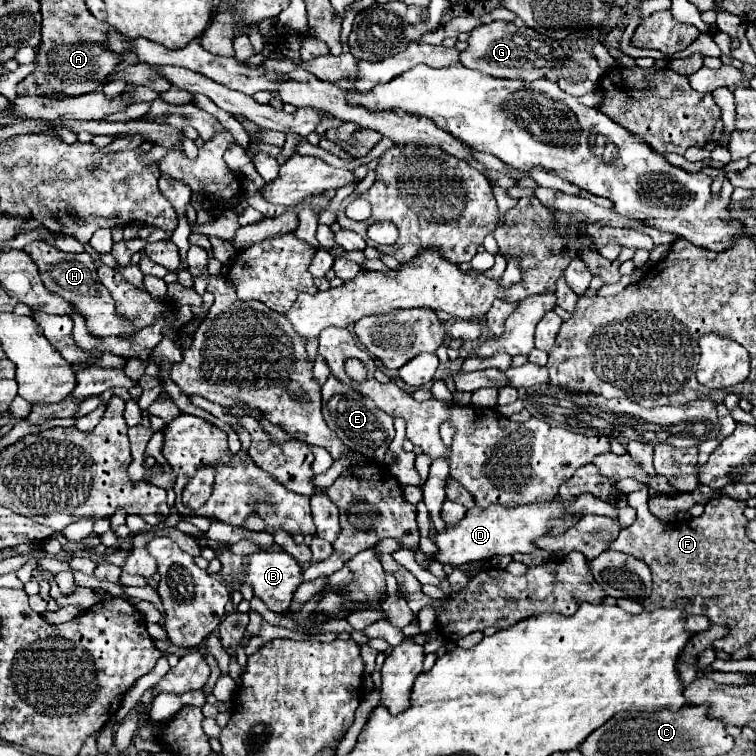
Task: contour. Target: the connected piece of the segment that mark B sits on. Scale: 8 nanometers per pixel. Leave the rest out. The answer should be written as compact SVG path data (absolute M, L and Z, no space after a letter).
M257 551L251 555L247 581L251 583L253 591L261 601L275 613L285 613L291 605L293 593L303 583L303 569L301 565L285 551Z

